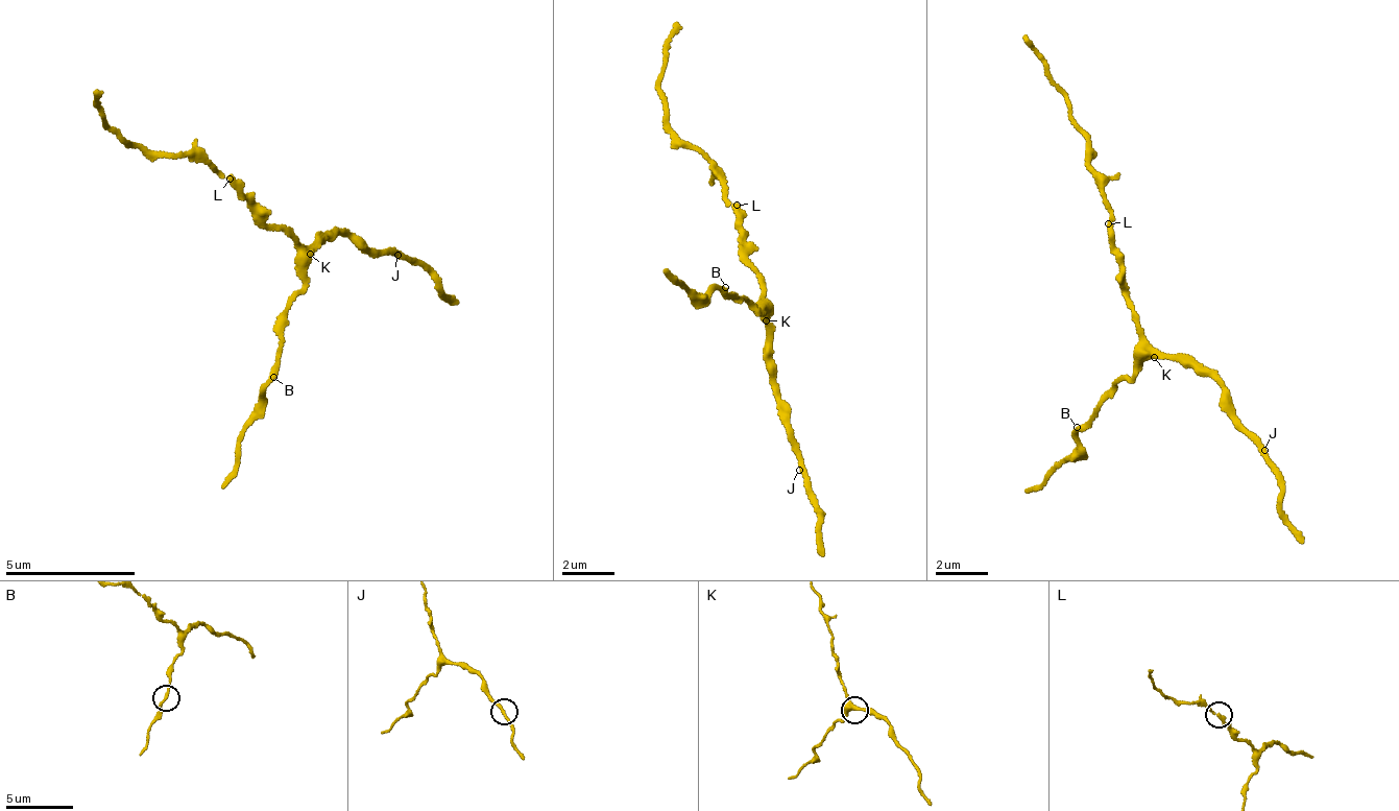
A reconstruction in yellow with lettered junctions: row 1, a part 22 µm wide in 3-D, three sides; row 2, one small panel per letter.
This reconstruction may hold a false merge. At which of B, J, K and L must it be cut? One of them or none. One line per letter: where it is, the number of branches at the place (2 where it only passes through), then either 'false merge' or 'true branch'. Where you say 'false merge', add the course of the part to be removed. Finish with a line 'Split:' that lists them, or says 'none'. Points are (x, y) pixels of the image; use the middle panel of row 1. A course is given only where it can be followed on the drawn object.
B: place (725, 287); branches 2; true branch
J: place (799, 470); branches 2; true branch
K: place (766, 320); branches 3; true branch
L: place (737, 205); branches 2; false merge; course (734, 205), (669, 124), (659, 85), (676, 23)
Split: L

